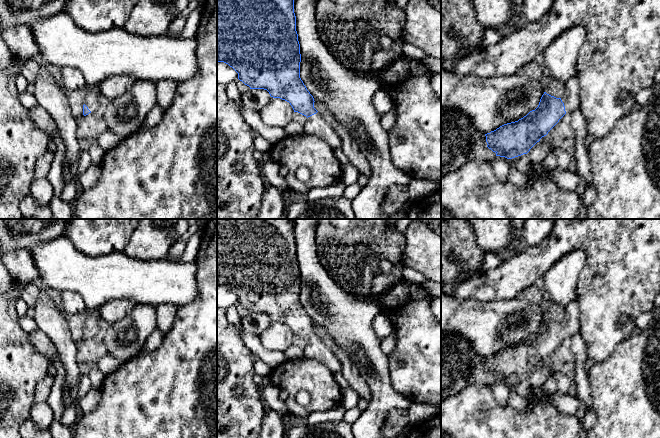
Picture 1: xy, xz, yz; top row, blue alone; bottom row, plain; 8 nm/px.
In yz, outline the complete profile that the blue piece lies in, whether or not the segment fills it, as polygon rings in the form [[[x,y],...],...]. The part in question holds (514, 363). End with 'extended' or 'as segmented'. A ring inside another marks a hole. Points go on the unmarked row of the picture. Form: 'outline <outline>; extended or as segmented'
outline [[[577,299],[565,307],[565,318],[556,322],[544,316],[539,329],[518,345],[504,348],[485,358],[487,371],[496,380],[512,383],[530,373],[567,337],[580,331],[580,309]]]; extended

